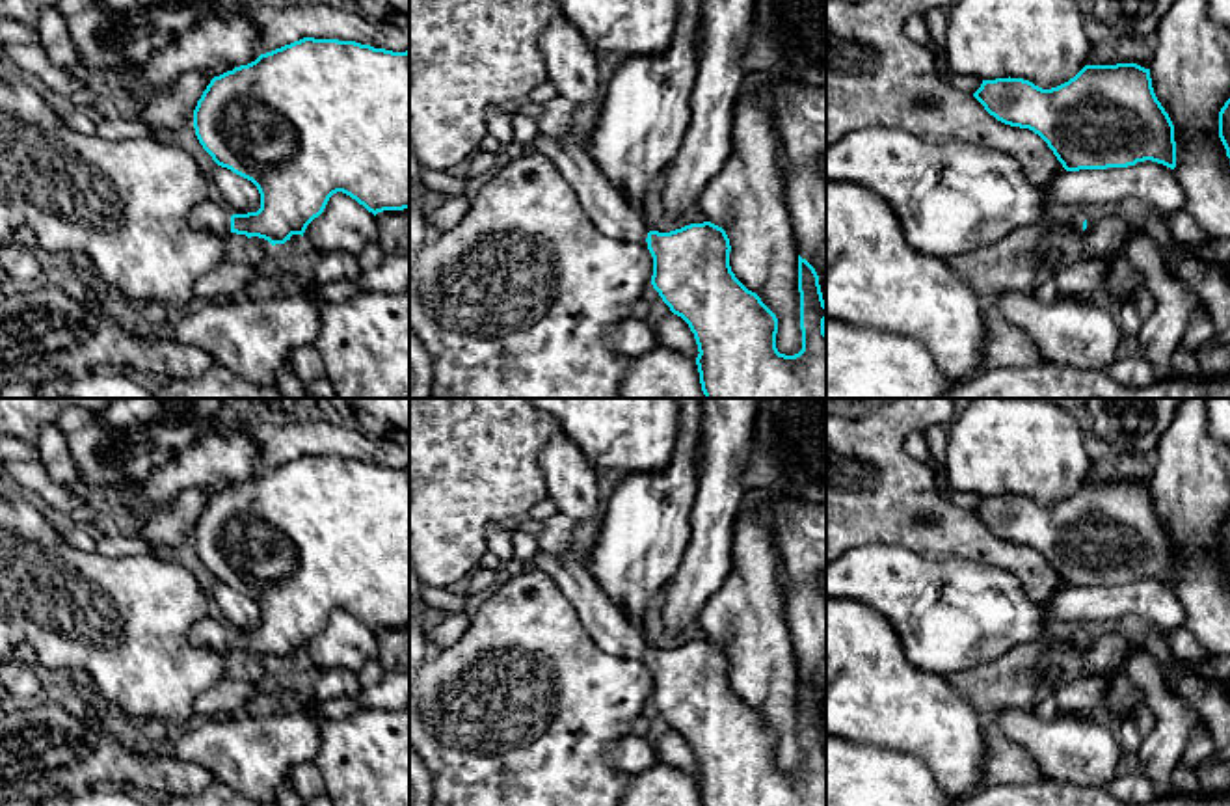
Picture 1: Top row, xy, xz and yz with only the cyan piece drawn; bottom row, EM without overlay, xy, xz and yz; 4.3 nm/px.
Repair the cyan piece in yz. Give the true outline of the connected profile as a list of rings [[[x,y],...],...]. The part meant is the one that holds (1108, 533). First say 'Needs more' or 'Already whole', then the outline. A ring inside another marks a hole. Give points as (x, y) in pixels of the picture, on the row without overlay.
Already whole. [[[1137,480],[1085,482],[1051,506],[1010,493],[983,497],[973,514],[997,538],[1038,551],[1066,588],[1128,584],[1144,577],[1176,584],[1174,542],[1154,510],[1150,486]]]

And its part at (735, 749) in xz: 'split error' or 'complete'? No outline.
split error

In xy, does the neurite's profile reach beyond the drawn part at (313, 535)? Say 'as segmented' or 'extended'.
extended

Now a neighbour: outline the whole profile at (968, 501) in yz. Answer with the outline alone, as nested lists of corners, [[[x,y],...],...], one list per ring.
[[[940,480],[940,495],[947,503],[953,503],[964,510],[975,510],[983,501],[981,495],[968,493],[968,491],[956,491],[956,490],[949,488],[945,480]]]

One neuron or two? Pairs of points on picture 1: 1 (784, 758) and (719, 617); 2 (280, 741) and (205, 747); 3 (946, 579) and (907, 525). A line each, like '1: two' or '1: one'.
1: one
2: one
3: two

